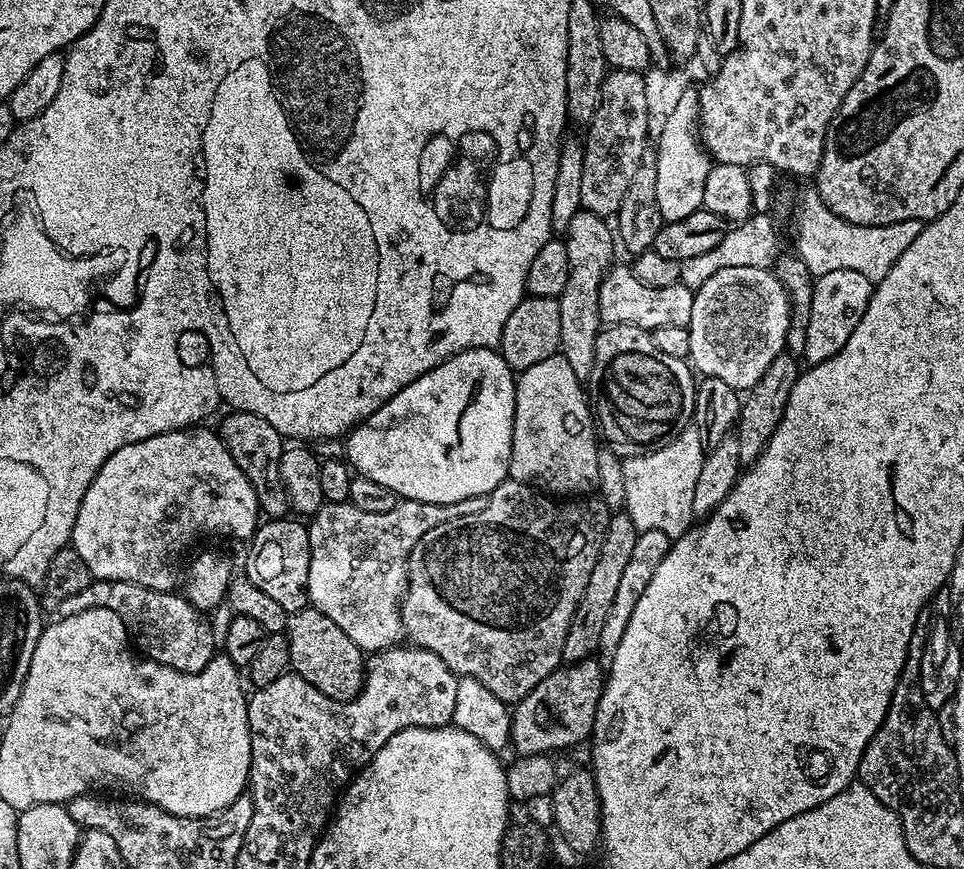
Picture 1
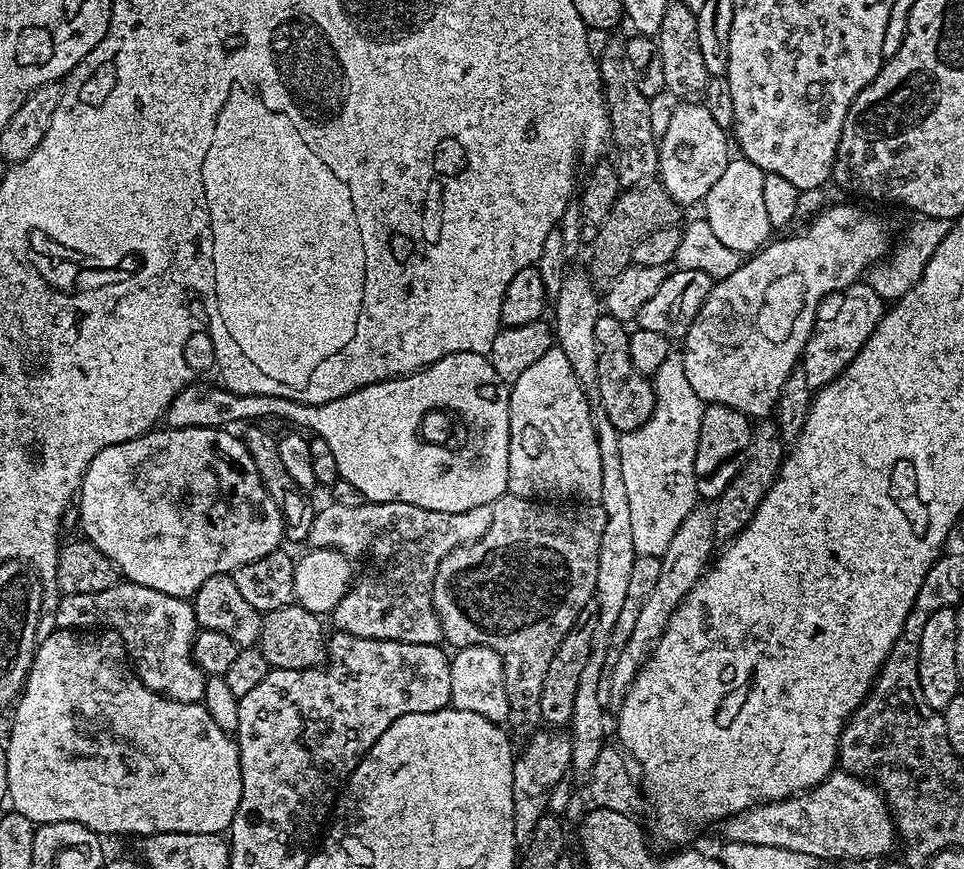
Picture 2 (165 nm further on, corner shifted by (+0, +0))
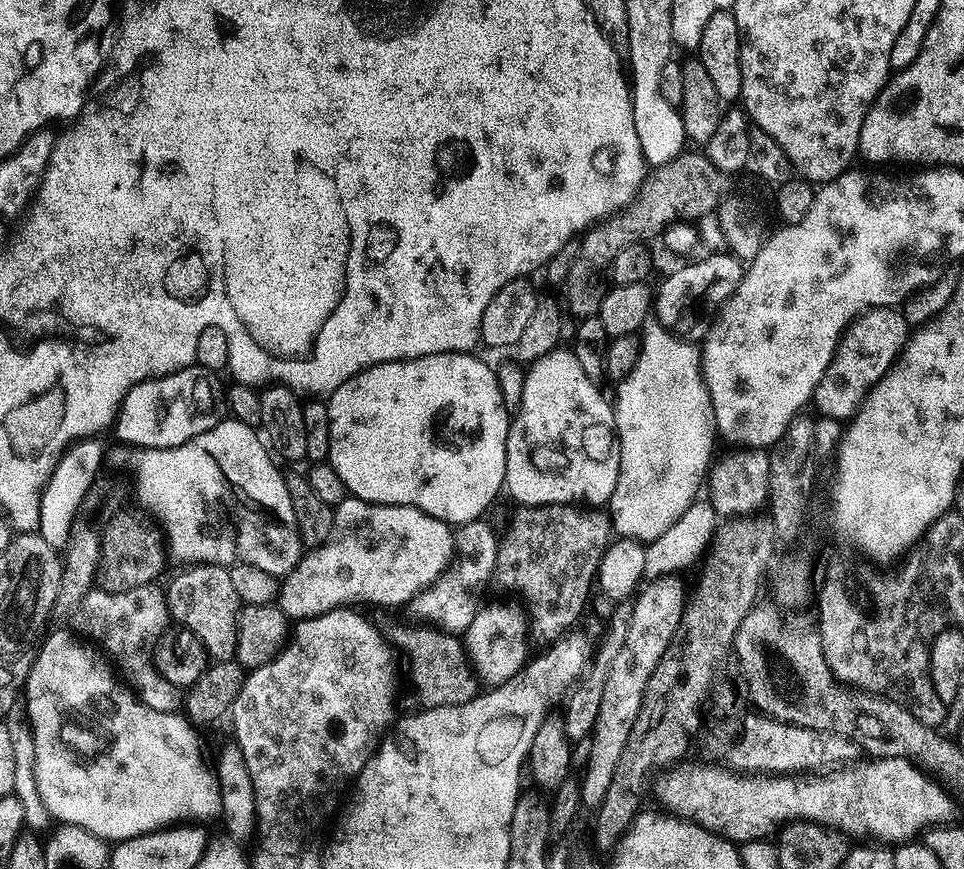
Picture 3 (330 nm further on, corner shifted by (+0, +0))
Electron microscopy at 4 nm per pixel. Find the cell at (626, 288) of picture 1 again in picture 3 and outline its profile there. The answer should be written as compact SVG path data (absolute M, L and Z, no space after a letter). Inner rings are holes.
M721 250L704 254L697 264L688 264L677 272L672 272L654 292L654 316L657 316L659 327L678 340L689 342L703 341L708 327L716 318L720 307L728 301L730 294L744 277L745 265L727 251Z

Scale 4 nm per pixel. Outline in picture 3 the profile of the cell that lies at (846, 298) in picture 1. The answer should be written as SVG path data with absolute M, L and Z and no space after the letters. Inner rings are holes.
M896 306L867 308L848 325L836 344L836 353L828 369L822 378L818 378L818 386L812 391L811 407L816 407L821 417L839 422L851 420L868 391L892 368L910 335L909 317L900 311Z

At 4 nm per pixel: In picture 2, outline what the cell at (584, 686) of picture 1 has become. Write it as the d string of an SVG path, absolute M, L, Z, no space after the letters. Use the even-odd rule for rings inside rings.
M546 730L536 732L528 740L524 749L512 761L512 793L514 794L514 834L517 841L526 842L530 834L534 834L534 826L538 826L538 818L548 812L550 790L558 786L558 782L569 775L572 766L572 737L564 730Z

